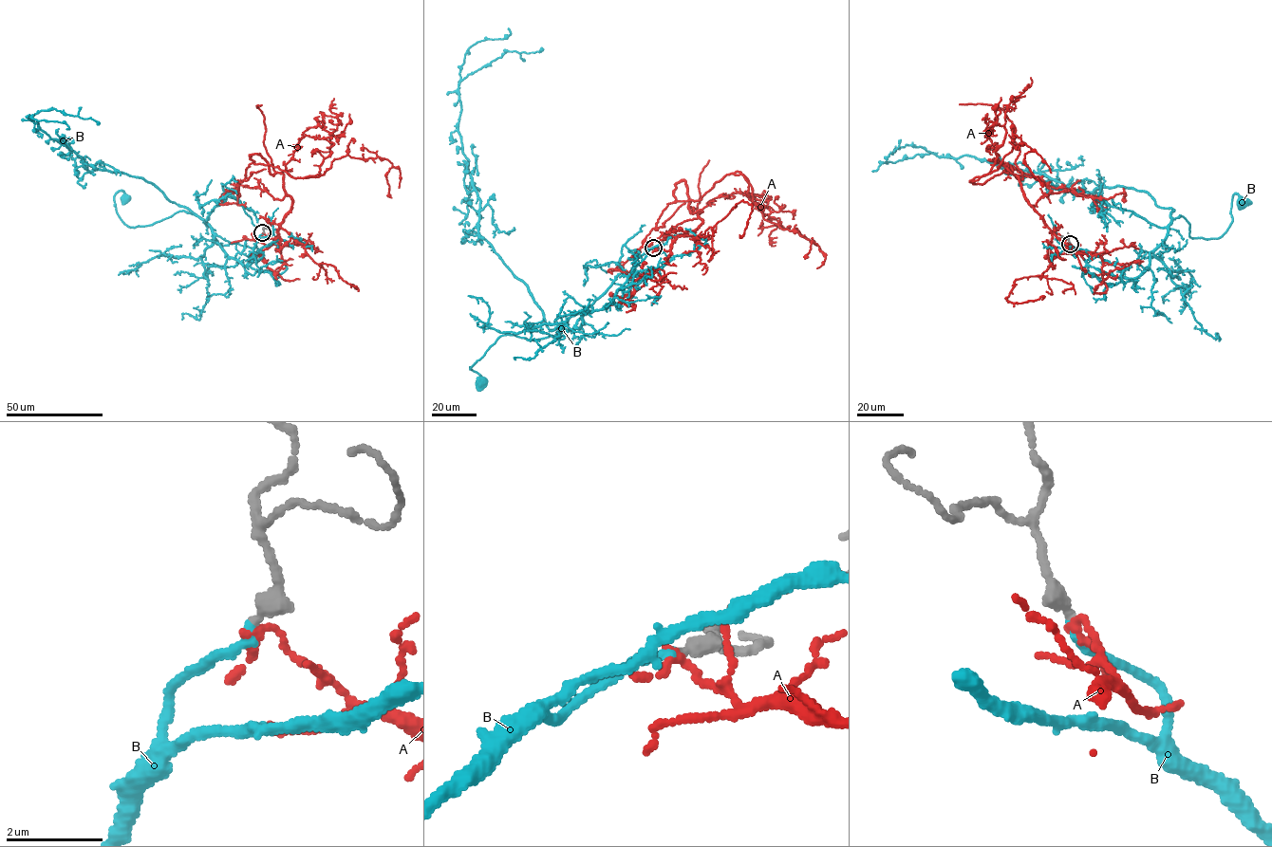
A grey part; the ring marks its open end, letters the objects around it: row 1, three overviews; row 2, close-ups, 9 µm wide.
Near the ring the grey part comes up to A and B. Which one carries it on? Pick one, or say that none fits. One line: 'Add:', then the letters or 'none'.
Add: B

